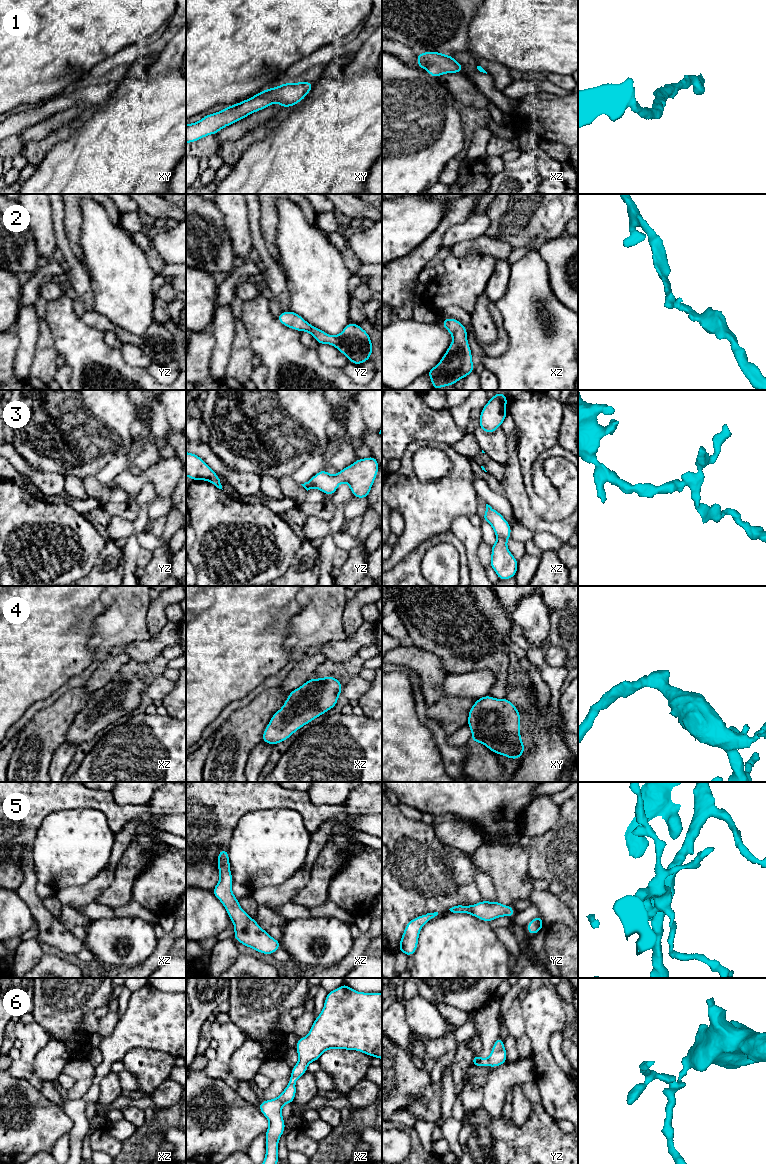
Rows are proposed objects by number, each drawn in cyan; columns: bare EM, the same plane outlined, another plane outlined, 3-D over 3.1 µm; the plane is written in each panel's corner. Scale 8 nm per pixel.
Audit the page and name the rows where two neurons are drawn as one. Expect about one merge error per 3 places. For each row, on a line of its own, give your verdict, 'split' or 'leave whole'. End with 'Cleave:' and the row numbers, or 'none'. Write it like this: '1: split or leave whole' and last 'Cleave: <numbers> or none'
1: leave whole
2: leave whole
3: leave whole
4: leave whole
5: leave whole
6: leave whole
Cleave: none

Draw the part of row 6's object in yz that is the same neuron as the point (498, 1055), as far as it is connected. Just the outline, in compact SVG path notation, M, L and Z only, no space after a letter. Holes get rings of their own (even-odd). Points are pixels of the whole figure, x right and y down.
M499 1036L492 1048L489 1058L483 1059L478 1054L473 1056L471 1065L478 1066L478 1067L498 1067L501 1064L507 1062L507 1053L504 1047L504 1040Z

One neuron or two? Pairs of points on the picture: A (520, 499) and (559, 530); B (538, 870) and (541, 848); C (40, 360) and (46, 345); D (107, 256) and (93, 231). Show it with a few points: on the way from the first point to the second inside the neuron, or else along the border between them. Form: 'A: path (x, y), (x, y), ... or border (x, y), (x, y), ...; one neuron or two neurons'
A: path (524, 511), (538, 525), (547, 527); one neuron
B: path (541, 865), (541, 853); one neuron
C: path (44, 356), (45, 349); one neuron
D: path (107, 250), (107, 247), (99, 237); one neuron

